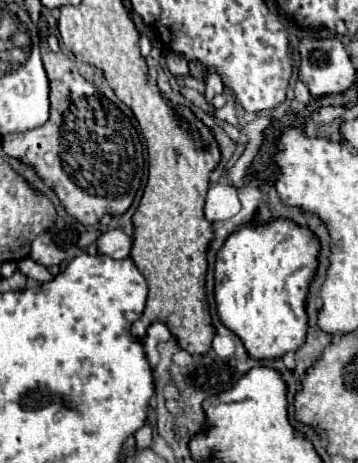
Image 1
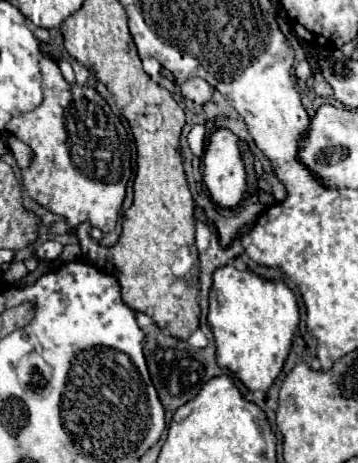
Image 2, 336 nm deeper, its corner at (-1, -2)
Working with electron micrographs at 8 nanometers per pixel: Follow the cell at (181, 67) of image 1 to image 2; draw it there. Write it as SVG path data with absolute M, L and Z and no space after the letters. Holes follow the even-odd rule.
M189 78L189 80L181 86L181 92L183 92L183 96L185 96L187 100L193 100L195 104L205 104L205 102L211 98L213 88L211 88L205 80L201 80L201 78Z

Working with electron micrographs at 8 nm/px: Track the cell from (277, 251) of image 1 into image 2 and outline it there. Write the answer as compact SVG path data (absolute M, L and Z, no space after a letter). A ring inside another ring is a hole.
M223 266L213 274L213 288L209 294L209 328L215 338L217 364L231 370L251 392L269 390L279 376L283 362L291 350L291 340L299 326L299 306L293 292L283 282L269 282L253 274L251 270L237 270L235 266Z

